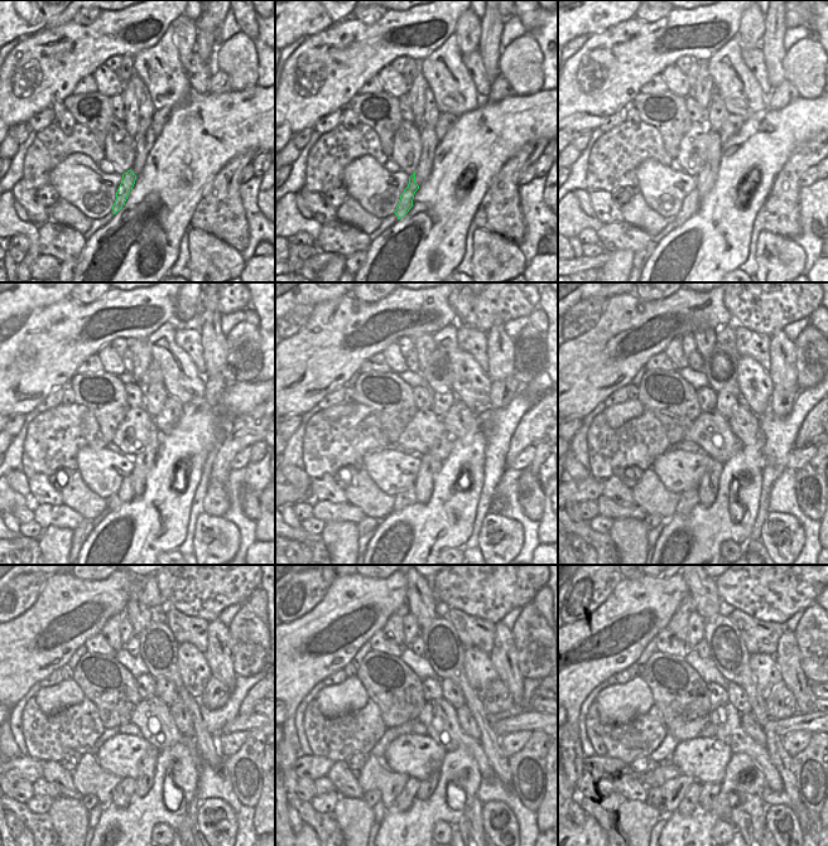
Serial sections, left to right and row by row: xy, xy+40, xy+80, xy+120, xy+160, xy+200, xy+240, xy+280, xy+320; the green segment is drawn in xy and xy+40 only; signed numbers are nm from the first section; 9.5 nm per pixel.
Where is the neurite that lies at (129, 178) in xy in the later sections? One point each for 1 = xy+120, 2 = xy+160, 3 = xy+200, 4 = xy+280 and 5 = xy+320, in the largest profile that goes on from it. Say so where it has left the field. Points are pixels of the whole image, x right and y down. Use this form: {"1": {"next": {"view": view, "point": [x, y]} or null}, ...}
{"1": {"next": {"view": "xy+120", "point": [124, 494]}}, "2": {"next": {"view": "xy+160", "point": [407, 498]}}, "3": {"next": {"view": "xy+200", "point": [688, 499]}}, "4": {"next": {"view": "xy+280", "point": [404, 801]}}, "5": {"next": {"view": "xy+320", "point": [689, 803]}}}

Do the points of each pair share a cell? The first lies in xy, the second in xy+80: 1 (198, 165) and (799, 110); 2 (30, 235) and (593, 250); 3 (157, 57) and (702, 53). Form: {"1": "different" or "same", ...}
{"1": "same", "2": "different", "3": "different"}

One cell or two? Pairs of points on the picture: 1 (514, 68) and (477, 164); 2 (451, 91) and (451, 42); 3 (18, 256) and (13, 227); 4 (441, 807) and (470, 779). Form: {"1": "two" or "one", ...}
{"1": "two", "2": "one", "3": "two", "4": "one"}

